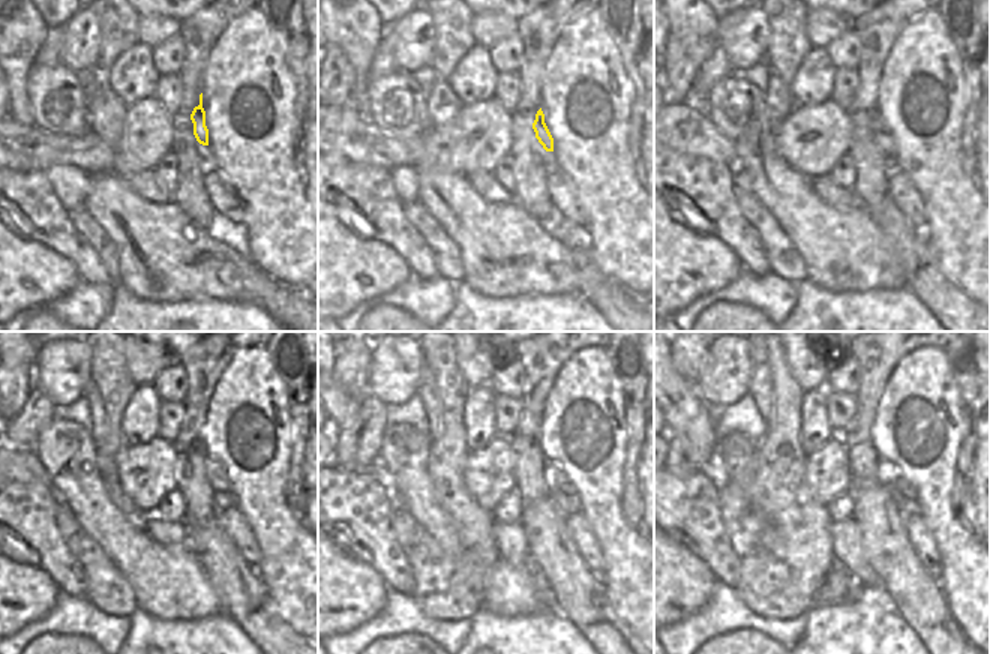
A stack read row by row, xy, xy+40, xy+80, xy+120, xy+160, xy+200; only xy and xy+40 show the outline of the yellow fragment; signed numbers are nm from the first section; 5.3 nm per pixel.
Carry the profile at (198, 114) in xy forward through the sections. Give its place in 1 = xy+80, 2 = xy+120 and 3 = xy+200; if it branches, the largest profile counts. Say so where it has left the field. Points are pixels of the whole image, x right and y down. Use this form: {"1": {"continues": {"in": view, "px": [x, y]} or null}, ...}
{"1": {"continues": {"in": "xy+80", "px": [881, 134]}}, "2": {"continues": {"in": "xy+120", "px": [215, 471]}}, "3": {"continues": {"in": "xy+200", "px": [888, 474]}}}

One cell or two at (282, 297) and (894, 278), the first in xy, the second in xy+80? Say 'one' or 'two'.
one

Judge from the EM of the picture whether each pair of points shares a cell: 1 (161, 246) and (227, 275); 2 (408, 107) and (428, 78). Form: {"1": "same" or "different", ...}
{"1": "same", "2": "different"}

